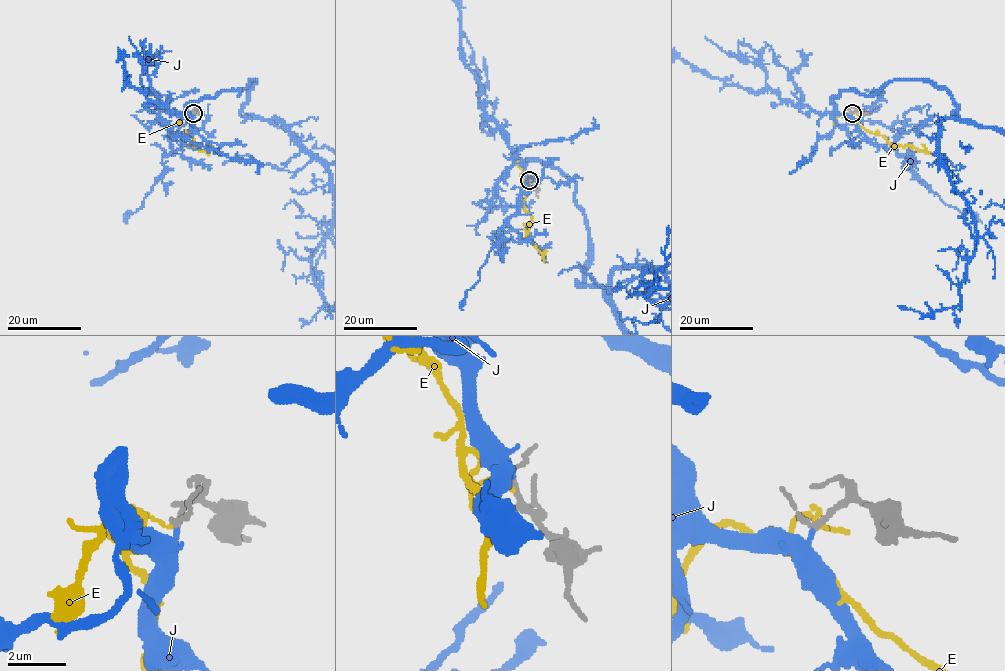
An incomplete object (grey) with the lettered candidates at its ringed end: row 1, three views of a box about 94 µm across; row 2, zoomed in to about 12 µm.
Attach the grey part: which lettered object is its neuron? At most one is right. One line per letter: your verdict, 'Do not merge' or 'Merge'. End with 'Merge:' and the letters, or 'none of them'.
E: Do not merge
J: Merge
Merge: J

